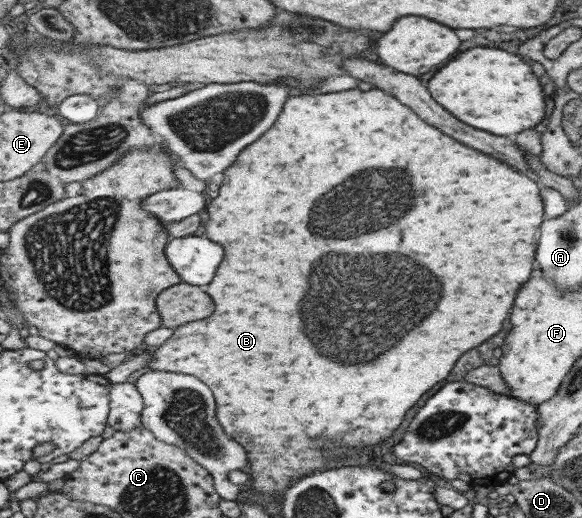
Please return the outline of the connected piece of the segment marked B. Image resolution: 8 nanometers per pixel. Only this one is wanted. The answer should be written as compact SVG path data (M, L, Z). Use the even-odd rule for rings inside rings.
M376 87L372 91L350 89L344 93L332 93L332 95L328 93L318 97L310 95L292 97L286 103L280 119L272 125L272 129L266 131L256 143L248 145L244 153L240 153L238 161L230 169L226 169L220 195L208 205L208 217L210 217L206 225L208 239L216 239L216 243L224 243L226 247L224 263L220 265L220 271L216 273L212 287L208 287L208 293L216 299L216 315L204 321L177 327L171 339L152 353L153 359L148 368L196 375L204 379L204 383L208 383L212 391L216 391L217 416L220 424L232 439L240 441L250 453L248 463L252 461L254 465L250 467L254 491L275 498L282 497L282 493L286 495L286 491L300 479L304 479L304 475L310 477L327 469L328 461L332 459L340 459L340 464L343 464L348 462L350 453L359 455L372 447L384 449L385 445L382 443L386 443L391 434L398 431L408 411L416 407L416 403L430 389L450 375L460 355L482 345L488 337L494 337L498 331L502 331L504 327L502 323L504 319L508 319L512 311L512 301L516 291L522 287L524 281L528 281L532 273L538 225L542 221L542 203L538 197L538 187L536 183L532 183L531 177L520 175L520 172L516 173L512 166L508 167L508 163L504 165L503 161L458 143L440 129L422 121L410 107L402 105L396 97ZM308 225L312 225L314 233L310 231ZM326 237L340 237L340 239L326 239ZM358 361L372 361L372 363L352 365ZM324 445L328 447L344 445L348 449L338 449L338 453L328 449L326 455L322 453Z

